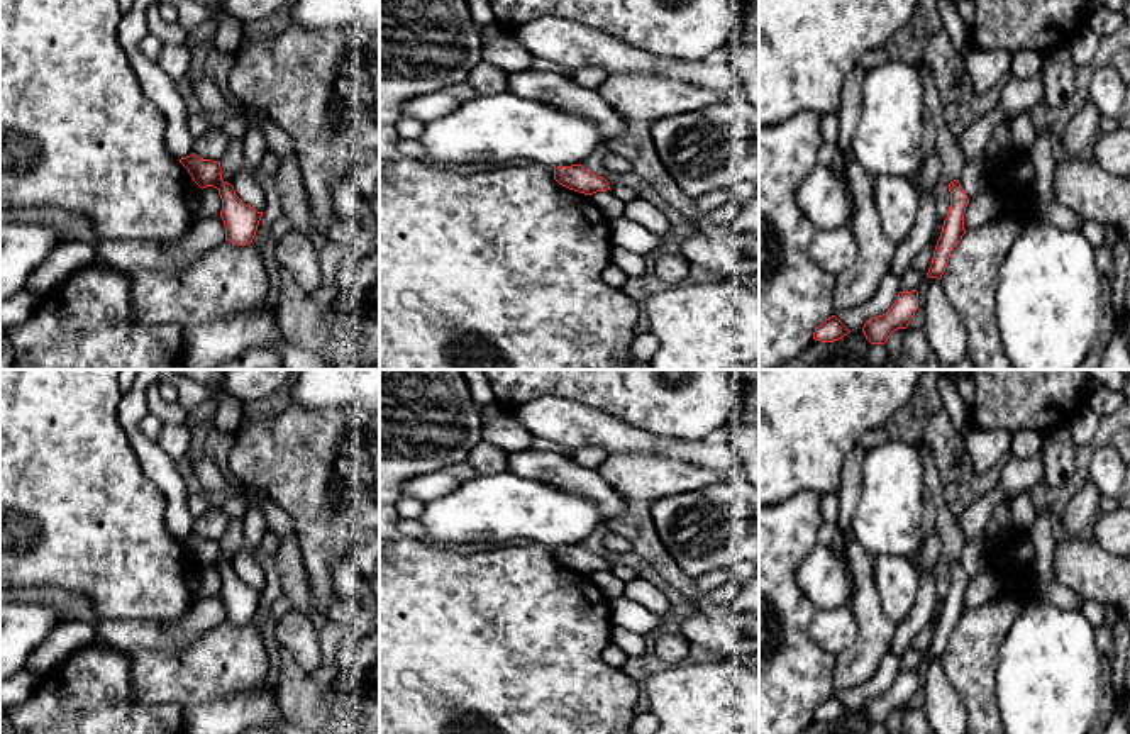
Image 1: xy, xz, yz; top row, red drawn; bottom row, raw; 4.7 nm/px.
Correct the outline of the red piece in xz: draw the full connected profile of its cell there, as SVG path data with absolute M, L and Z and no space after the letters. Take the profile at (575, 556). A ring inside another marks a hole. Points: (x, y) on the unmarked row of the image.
M581 544L554 548L554 559L559 564L584 575L612 570L603 556L584 549Z

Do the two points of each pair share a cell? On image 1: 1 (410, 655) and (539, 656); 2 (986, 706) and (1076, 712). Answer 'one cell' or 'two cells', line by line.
1: one cell
2: two cells

